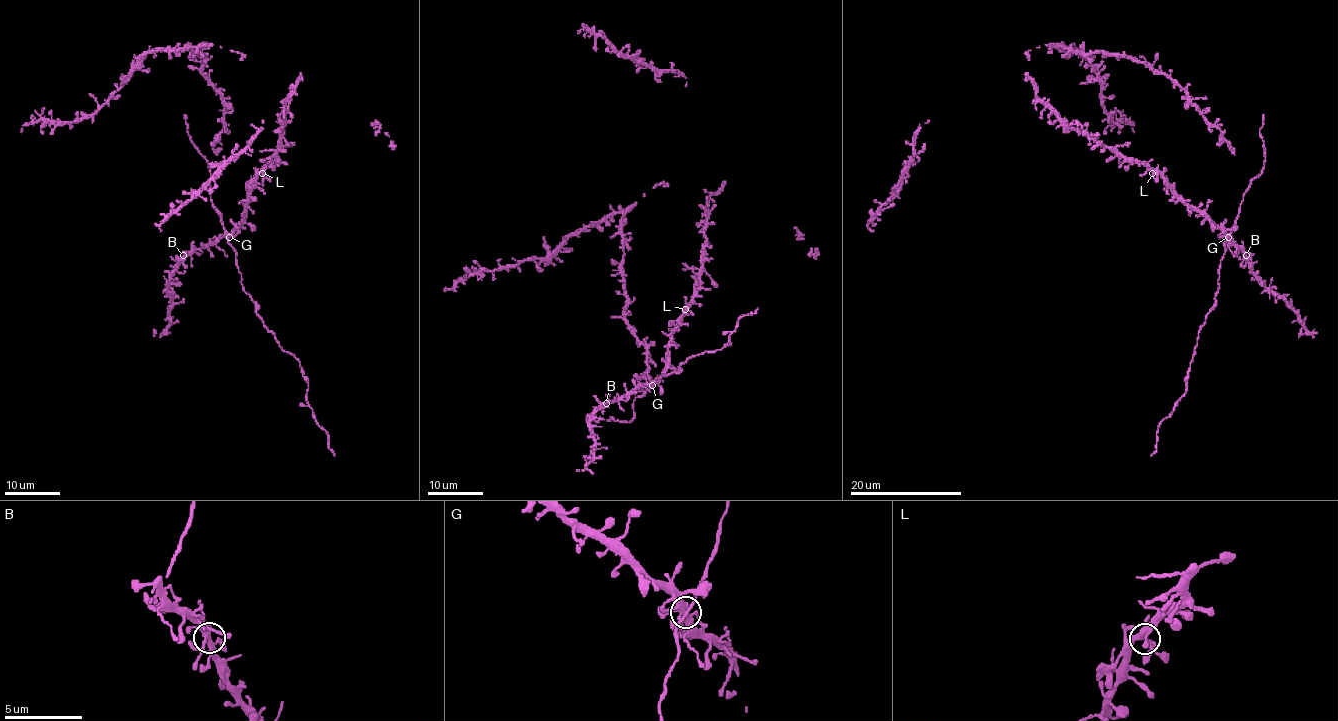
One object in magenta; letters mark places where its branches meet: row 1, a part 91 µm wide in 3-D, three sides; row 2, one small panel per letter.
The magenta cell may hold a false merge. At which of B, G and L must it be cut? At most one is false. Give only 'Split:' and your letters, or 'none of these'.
Split: none of these

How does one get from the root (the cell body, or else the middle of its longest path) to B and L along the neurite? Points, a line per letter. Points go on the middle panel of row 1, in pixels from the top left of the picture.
B: (643, 393), (647, 386), (606, 403)
L: (643, 393), (666, 368), (670, 337), (685, 309)

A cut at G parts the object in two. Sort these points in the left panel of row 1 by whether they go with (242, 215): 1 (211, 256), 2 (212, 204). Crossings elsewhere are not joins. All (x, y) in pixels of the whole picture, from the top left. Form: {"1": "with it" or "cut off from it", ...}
{"1": "with it", "2": "cut off from it"}

